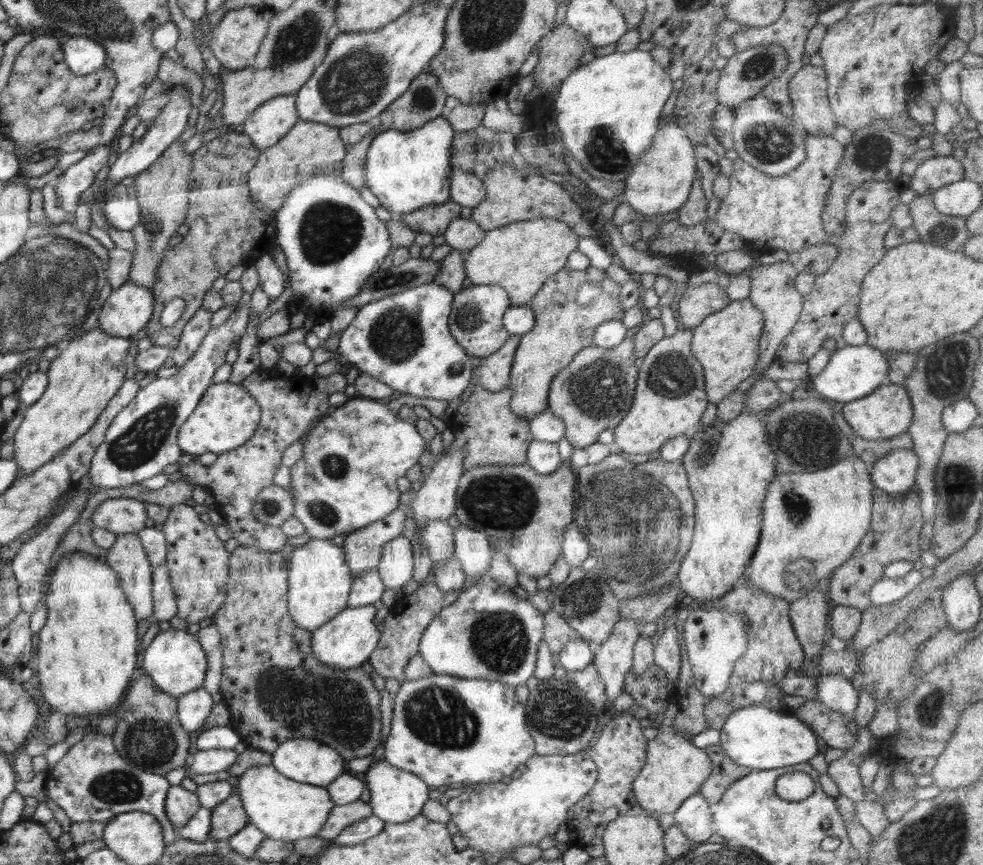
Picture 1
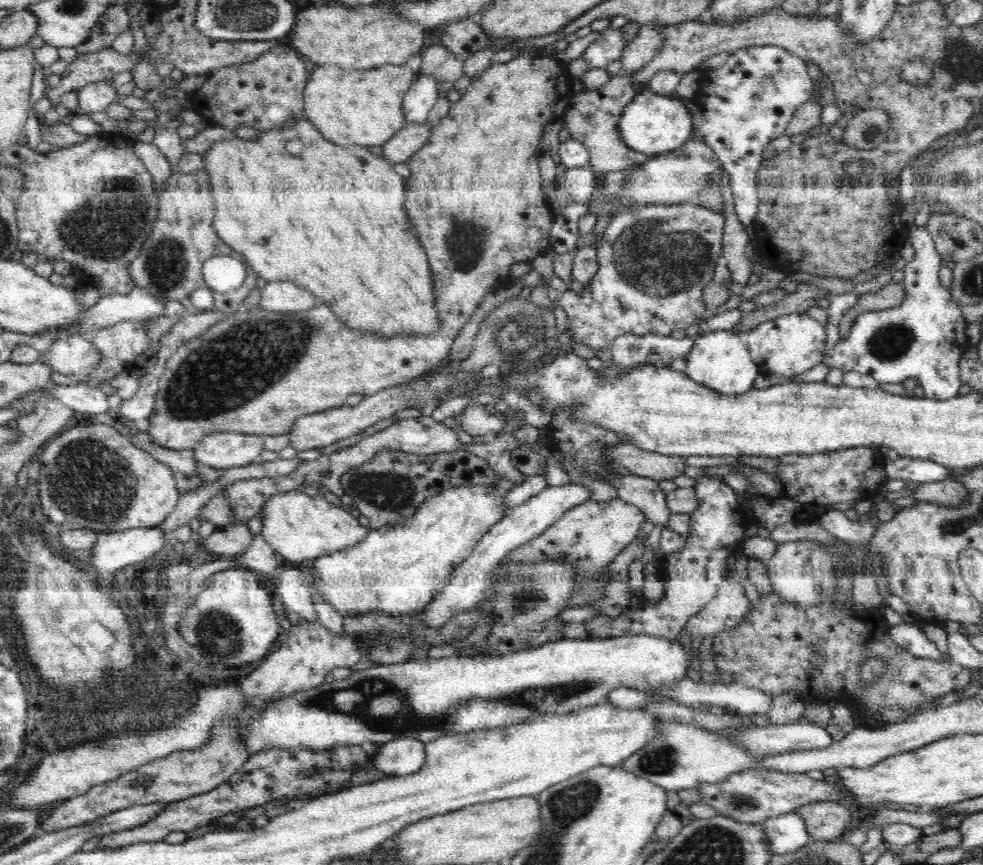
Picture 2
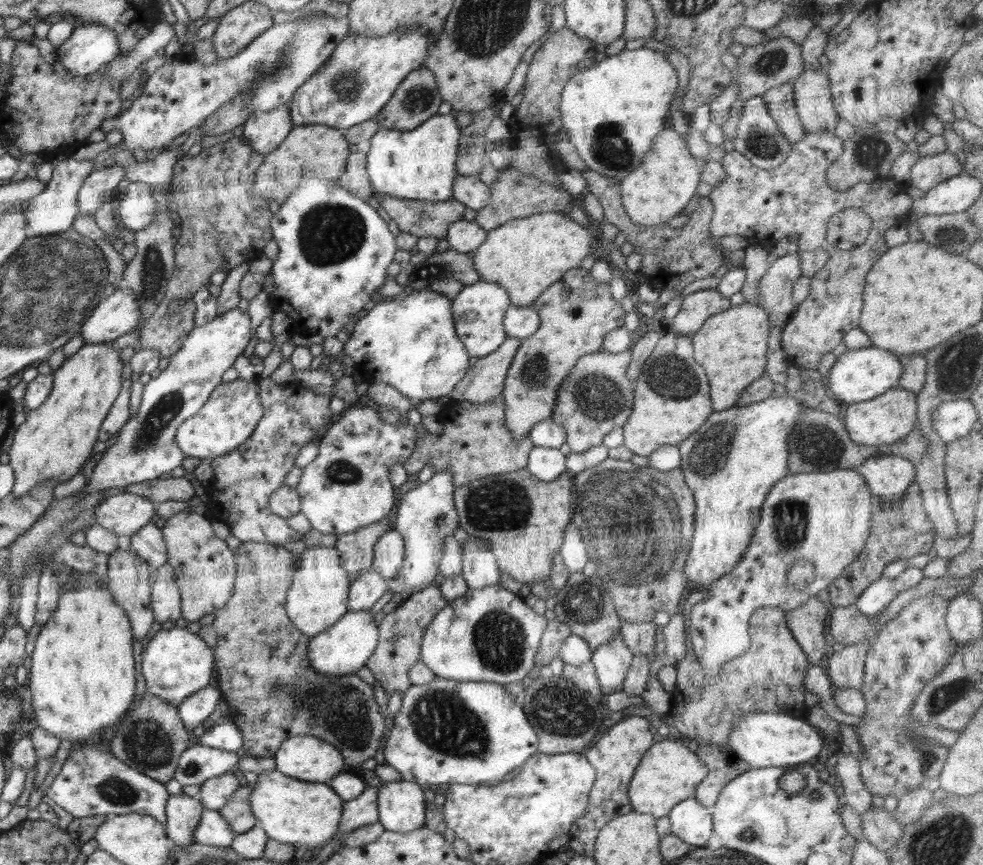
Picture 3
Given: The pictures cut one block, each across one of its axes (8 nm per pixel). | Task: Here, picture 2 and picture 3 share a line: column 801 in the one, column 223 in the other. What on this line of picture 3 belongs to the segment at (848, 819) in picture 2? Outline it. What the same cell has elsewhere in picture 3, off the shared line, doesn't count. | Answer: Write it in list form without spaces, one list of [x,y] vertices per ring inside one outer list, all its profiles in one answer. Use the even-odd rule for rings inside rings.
[[[252,785],[238,787],[224,807],[218,811],[237,835],[247,832],[257,824],[248,802],[250,794],[252,794]]]

